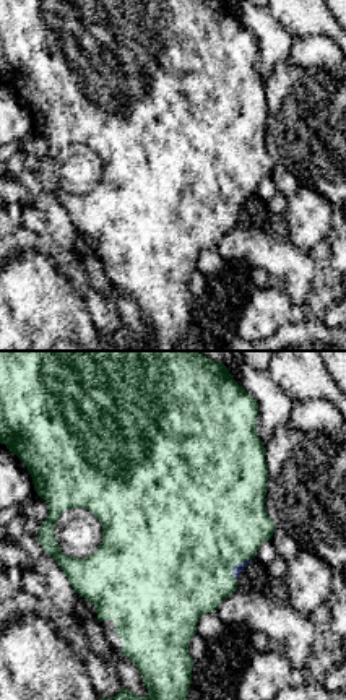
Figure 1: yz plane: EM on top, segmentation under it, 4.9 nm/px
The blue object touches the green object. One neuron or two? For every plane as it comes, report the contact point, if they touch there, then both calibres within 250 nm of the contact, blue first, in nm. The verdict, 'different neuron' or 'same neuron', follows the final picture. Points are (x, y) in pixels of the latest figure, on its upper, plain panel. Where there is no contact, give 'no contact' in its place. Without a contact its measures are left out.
(237, 200) | 50/500 nm

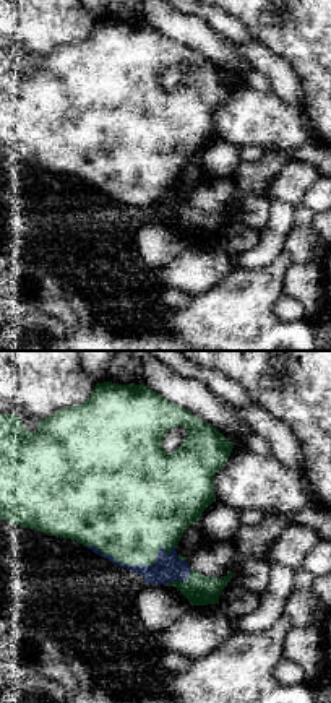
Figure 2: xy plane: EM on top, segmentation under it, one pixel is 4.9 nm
(135, 202) | 140/440 nm

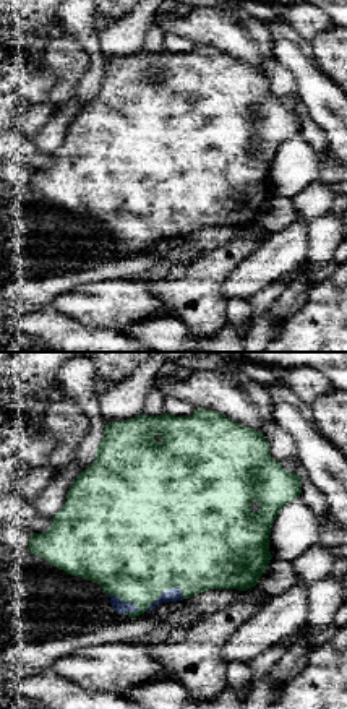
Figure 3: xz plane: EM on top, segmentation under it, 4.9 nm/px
(162, 229) | 70/500 nm

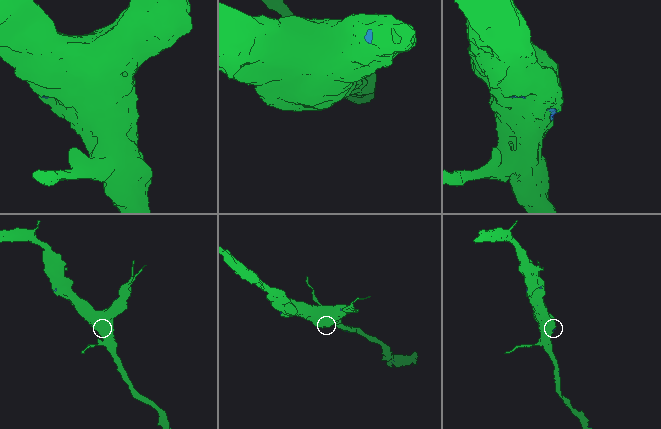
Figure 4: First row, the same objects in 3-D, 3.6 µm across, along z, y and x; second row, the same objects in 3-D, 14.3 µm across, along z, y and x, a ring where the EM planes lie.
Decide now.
same neuron

